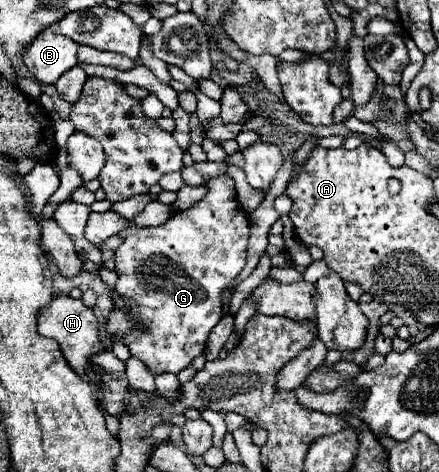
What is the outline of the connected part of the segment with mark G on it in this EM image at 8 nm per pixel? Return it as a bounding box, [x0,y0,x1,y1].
[106,175,250,377]

